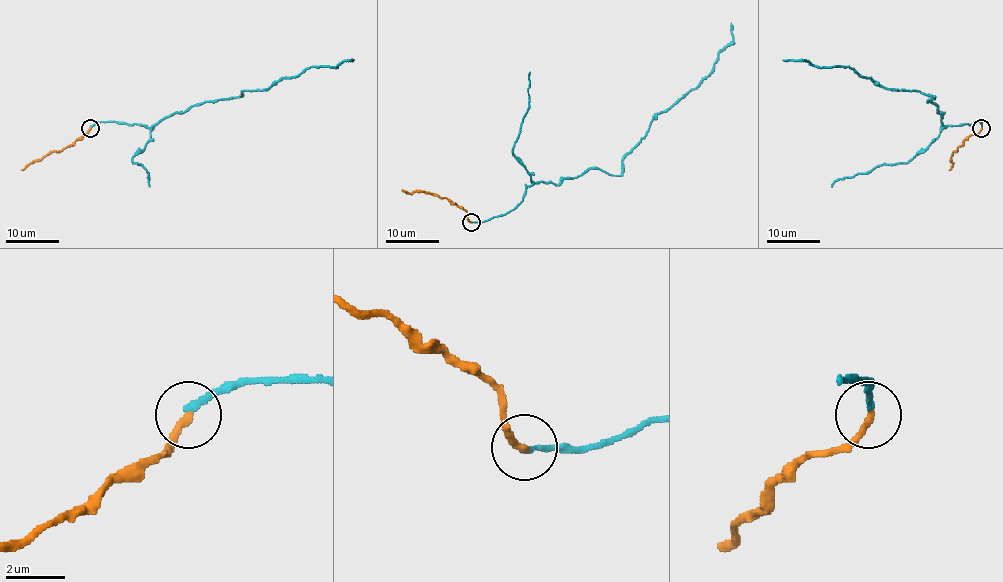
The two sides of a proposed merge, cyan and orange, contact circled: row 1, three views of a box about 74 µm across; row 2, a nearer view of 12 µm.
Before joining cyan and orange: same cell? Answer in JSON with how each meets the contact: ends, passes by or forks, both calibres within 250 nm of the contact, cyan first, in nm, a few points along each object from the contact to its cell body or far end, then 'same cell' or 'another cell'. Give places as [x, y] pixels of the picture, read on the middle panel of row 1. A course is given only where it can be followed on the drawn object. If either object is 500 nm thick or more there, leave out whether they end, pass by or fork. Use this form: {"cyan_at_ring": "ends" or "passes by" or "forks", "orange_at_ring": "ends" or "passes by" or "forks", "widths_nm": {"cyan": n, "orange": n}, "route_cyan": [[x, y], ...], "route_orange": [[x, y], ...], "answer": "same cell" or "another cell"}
{"cyan_at_ring": "ends", "orange_at_ring": "ends", "widths_nm": {"cyan": 220, "orange": 260}, "route_cyan": [[471, 221], [505, 215], [534, 183], [590, 168], [619, 175], [651, 122], [711, 71], [731, 23]], "route_orange": [[471, 221], [462, 208], [444, 197], [402, 190]], "answer": "same cell"}

